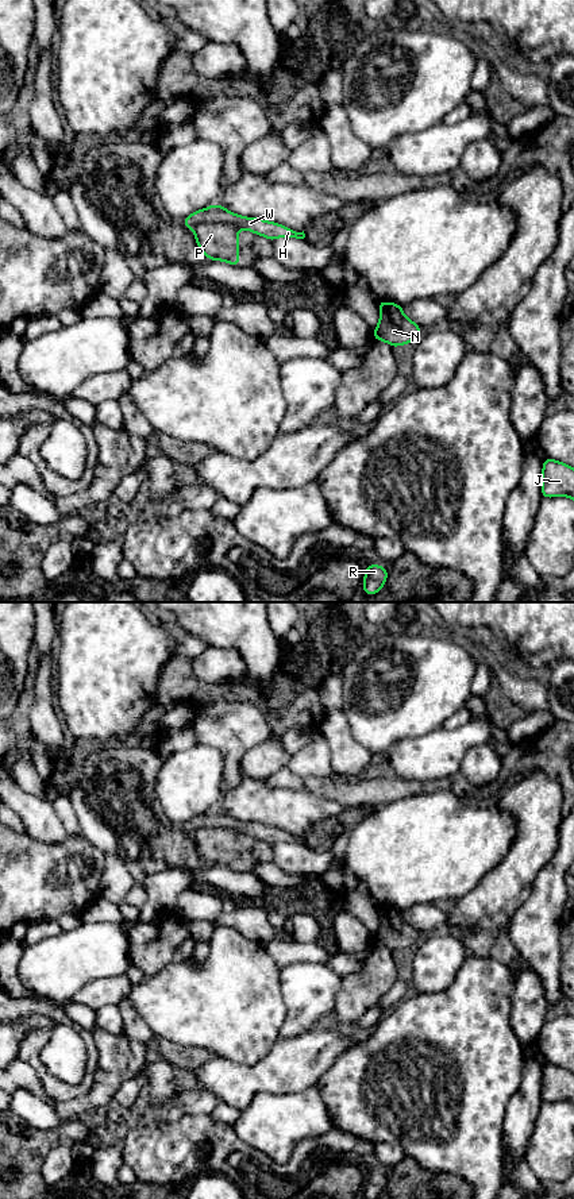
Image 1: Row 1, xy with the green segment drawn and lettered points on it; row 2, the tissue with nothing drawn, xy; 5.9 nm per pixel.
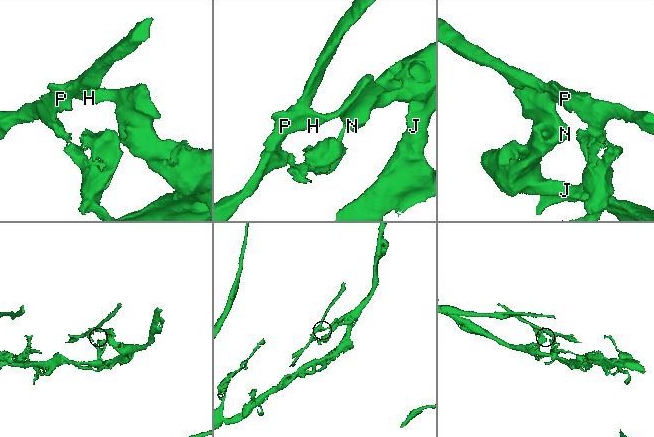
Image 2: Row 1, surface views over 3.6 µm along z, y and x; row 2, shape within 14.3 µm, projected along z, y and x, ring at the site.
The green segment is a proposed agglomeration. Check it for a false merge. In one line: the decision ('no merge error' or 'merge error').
merge error

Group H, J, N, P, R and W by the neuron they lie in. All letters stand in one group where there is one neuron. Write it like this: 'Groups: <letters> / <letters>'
Groups: H J N W / P R

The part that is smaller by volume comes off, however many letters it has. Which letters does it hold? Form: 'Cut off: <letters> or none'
Cut off: P, R

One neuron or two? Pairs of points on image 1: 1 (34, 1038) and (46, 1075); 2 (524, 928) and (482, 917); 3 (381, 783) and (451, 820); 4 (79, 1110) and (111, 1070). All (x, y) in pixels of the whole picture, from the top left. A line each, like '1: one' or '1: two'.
1: one
2: two
3: two
4: one

